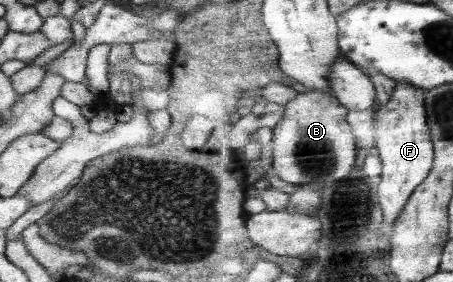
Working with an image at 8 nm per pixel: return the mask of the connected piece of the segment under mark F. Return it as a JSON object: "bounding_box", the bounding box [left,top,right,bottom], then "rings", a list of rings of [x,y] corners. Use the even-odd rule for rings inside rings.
{"bounding_box":[376,81,435,228],"rings":[[[396,81],[392,99],[377,110],[376,127],[378,127],[378,149],[383,157],[383,175],[382,182],[377,189],[379,201],[384,211],[384,224],[386,228],[393,227],[403,215],[404,208],[407,207],[414,192],[427,180],[435,168],[435,142],[433,141],[428,110],[427,110],[427,92],[426,88],[415,86],[410,82]]]}

